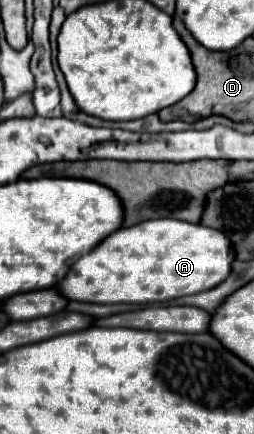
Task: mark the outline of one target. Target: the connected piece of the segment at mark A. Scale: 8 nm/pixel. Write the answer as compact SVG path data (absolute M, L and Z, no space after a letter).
M149 219L113 231L93 251L81 255L57 291L69 301L83 303L159 303L217 287L227 279L233 259L235 251L221 231L179 219Z

